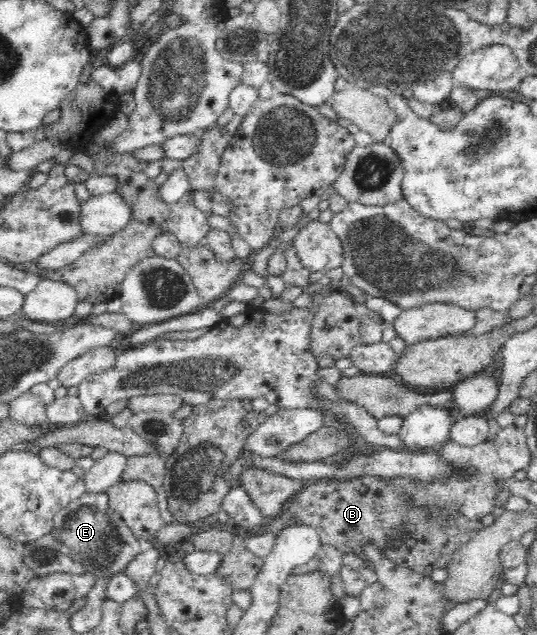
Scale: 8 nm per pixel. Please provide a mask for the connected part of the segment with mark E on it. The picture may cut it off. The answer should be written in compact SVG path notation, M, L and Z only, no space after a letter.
M84 493L78 500L59 510L55 514L51 534L59 542L62 551L85 565L87 572L108 571L111 576L117 571L124 572L125 567L142 554L146 546L121 521L121 516L109 509L109 497L106 493Z

